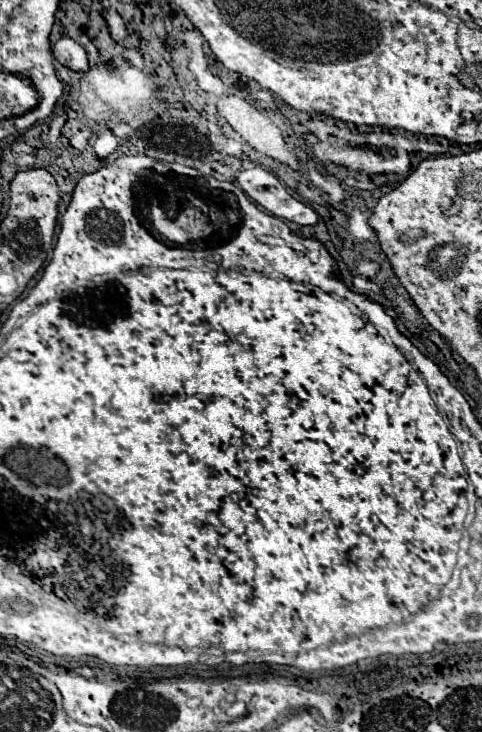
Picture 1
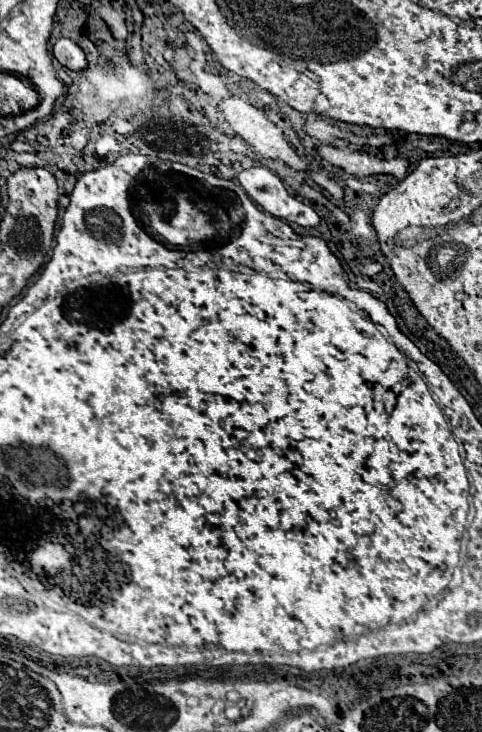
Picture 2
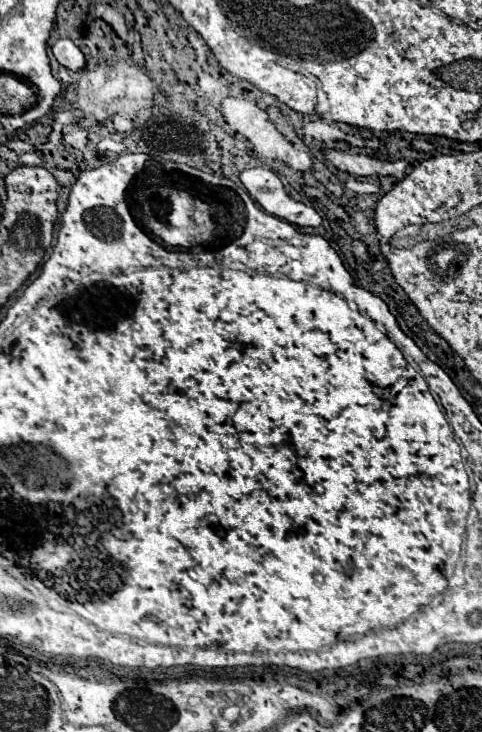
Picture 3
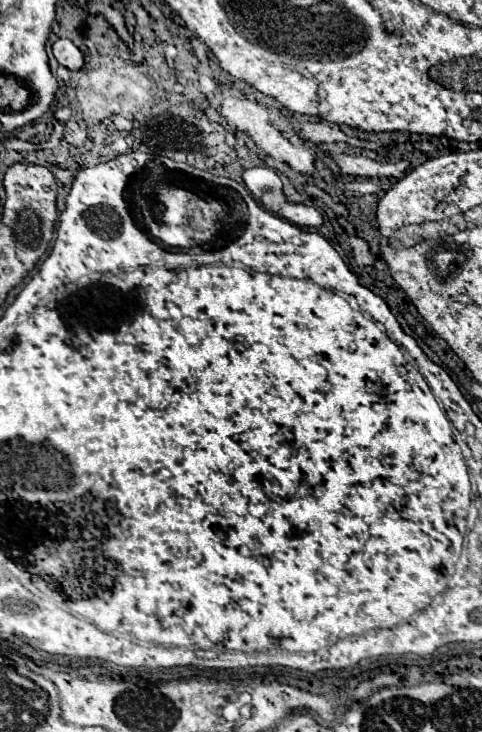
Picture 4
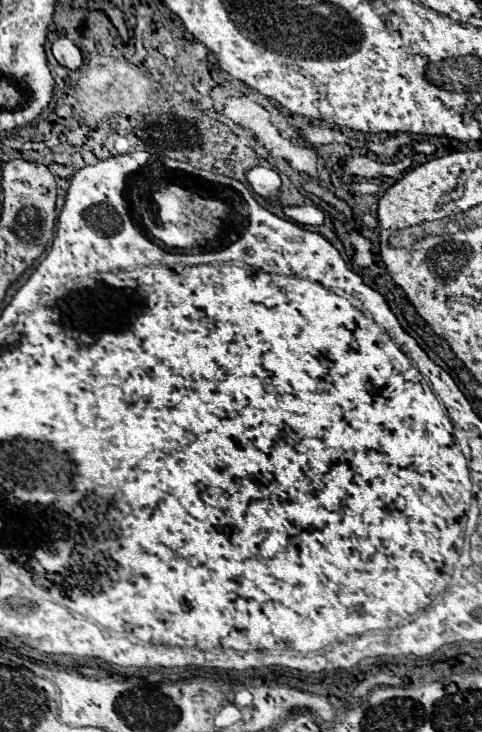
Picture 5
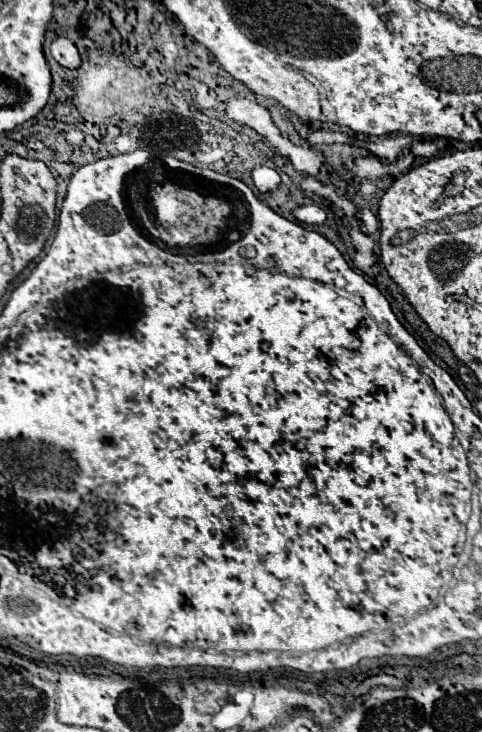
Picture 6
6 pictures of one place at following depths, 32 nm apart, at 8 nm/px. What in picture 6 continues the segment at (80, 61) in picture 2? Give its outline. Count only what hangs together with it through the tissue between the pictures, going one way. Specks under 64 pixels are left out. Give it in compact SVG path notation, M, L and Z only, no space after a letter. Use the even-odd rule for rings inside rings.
M56 38L50 44L50 52L52 52L54 60L64 68L78 68L80 66L80 54L68 38Z

